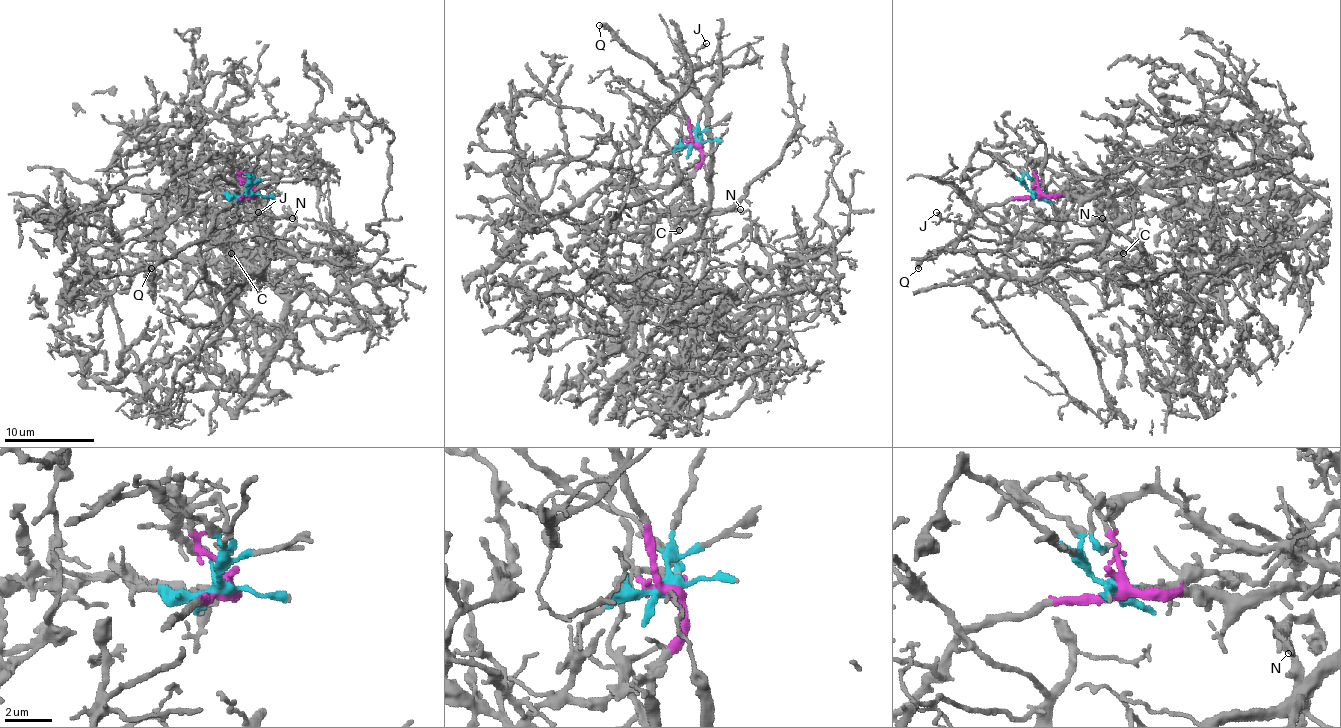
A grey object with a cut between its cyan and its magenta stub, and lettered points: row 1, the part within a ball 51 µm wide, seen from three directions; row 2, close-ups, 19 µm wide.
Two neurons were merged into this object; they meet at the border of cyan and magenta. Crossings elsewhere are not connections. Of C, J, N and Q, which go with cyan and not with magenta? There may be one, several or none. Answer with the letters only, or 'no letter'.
C, N

